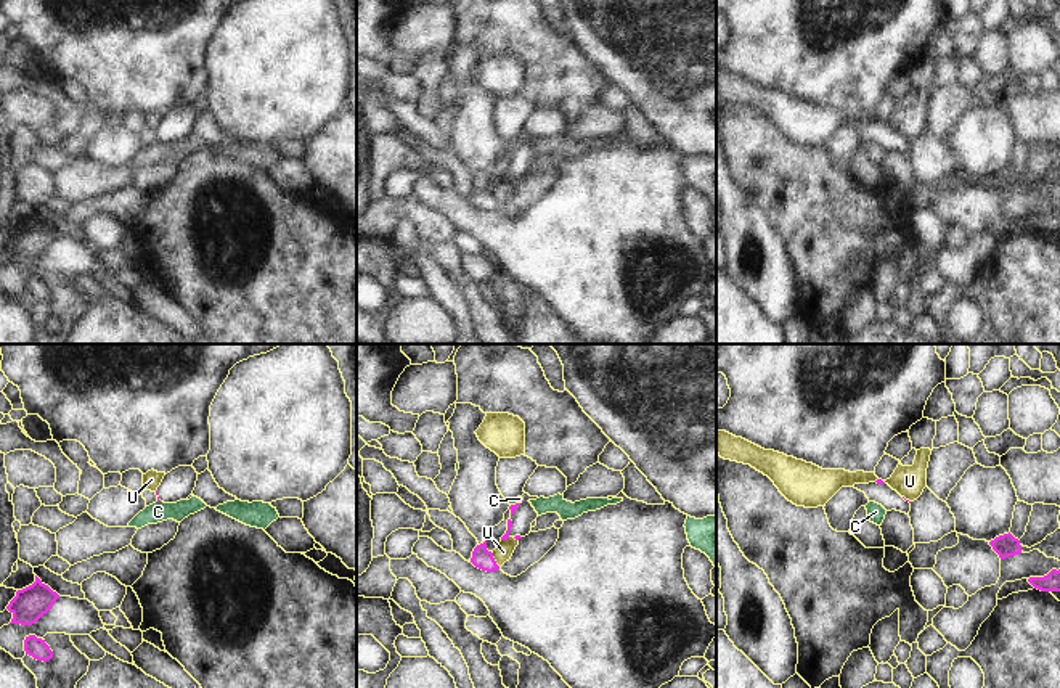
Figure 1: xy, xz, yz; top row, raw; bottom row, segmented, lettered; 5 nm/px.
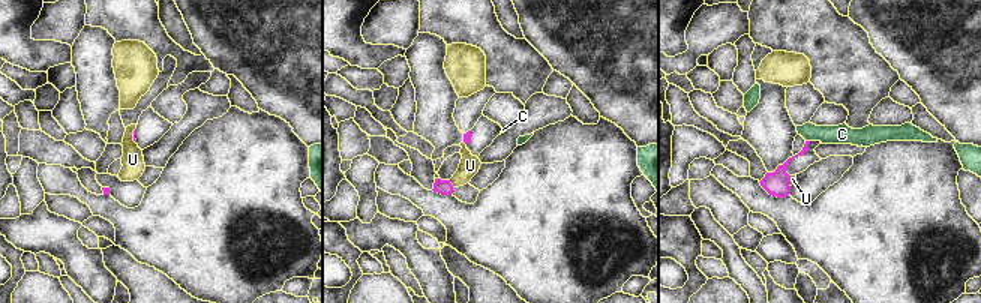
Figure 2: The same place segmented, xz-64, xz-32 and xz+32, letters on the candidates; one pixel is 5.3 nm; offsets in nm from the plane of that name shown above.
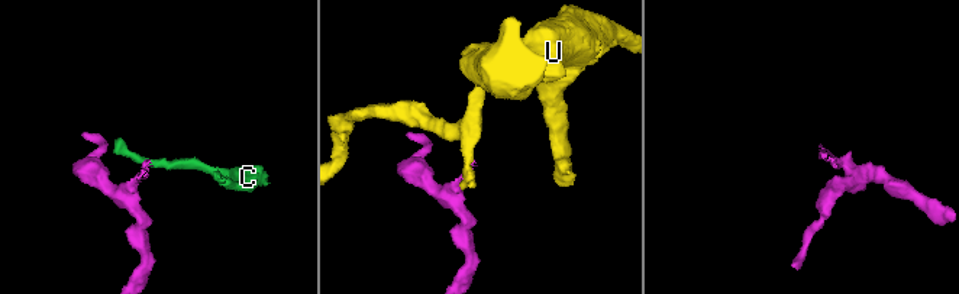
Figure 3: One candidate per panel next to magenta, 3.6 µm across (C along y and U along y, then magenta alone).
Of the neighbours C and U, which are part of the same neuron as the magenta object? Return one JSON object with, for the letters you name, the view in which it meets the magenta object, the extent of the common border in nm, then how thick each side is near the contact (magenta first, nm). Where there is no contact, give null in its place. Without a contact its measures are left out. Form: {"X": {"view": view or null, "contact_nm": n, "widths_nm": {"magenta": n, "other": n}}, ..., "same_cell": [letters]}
{"same_cell": []}

